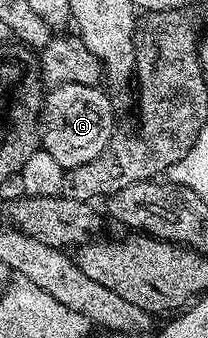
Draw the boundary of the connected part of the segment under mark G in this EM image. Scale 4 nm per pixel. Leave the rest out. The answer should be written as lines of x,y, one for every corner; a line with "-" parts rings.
61,84
50,87
46,91
41,115
41,146
63,166
65,171
77,168
81,164
89,164
89,160
101,156
101,152
107,149
116,137
115,110
111,107
110,100
101,91
99,86
85,84

